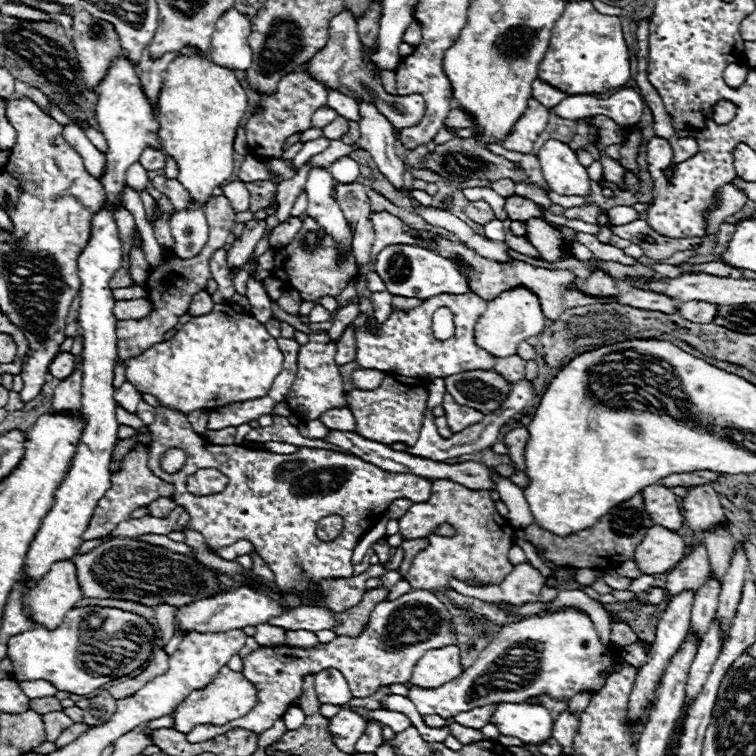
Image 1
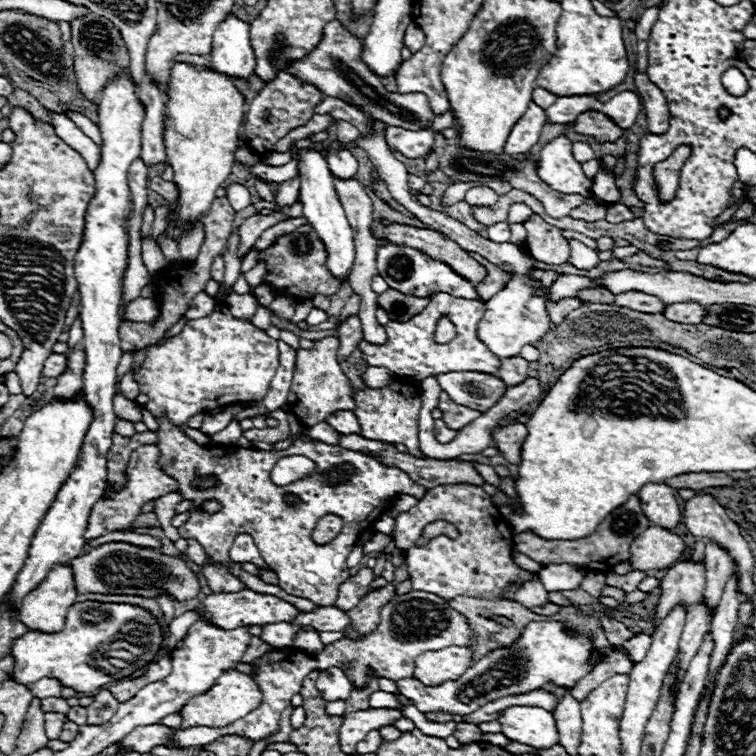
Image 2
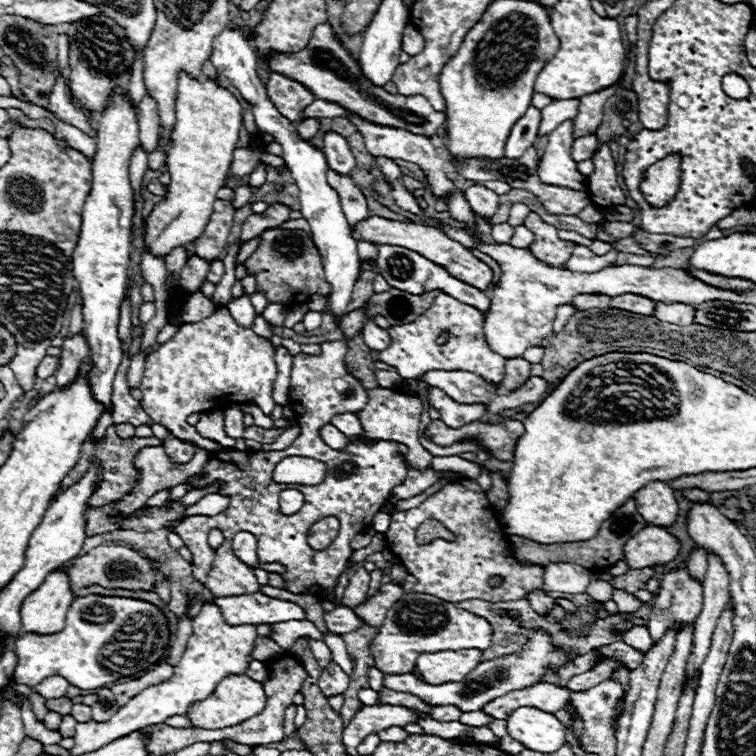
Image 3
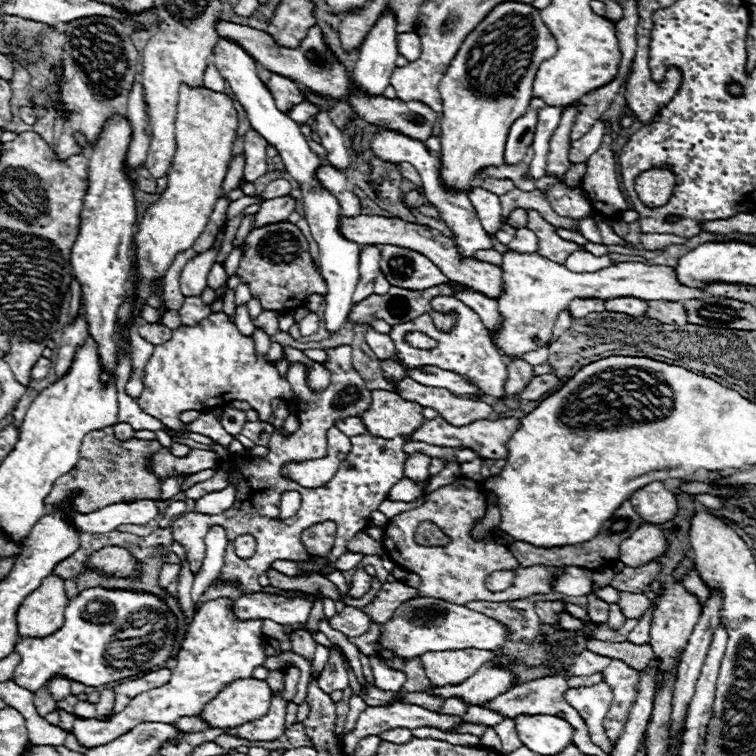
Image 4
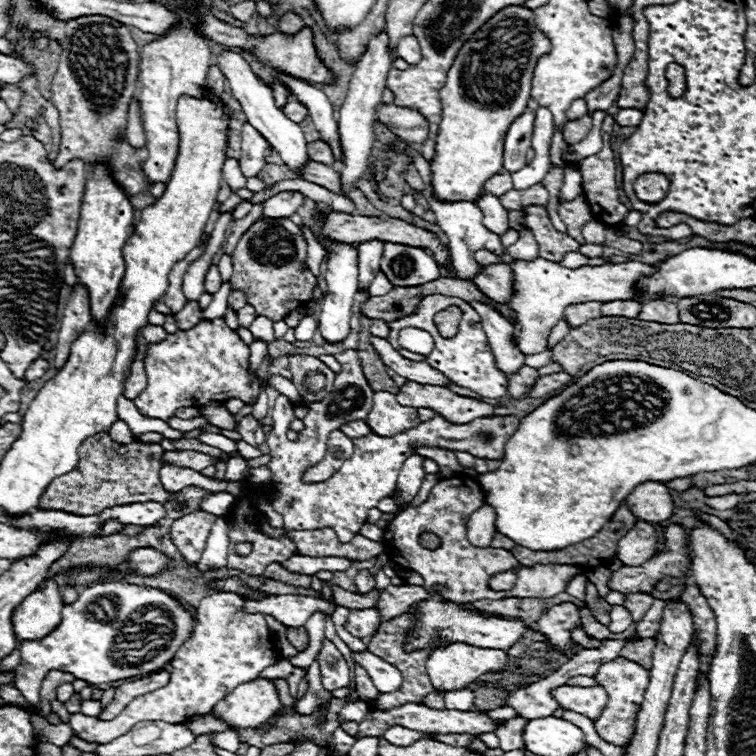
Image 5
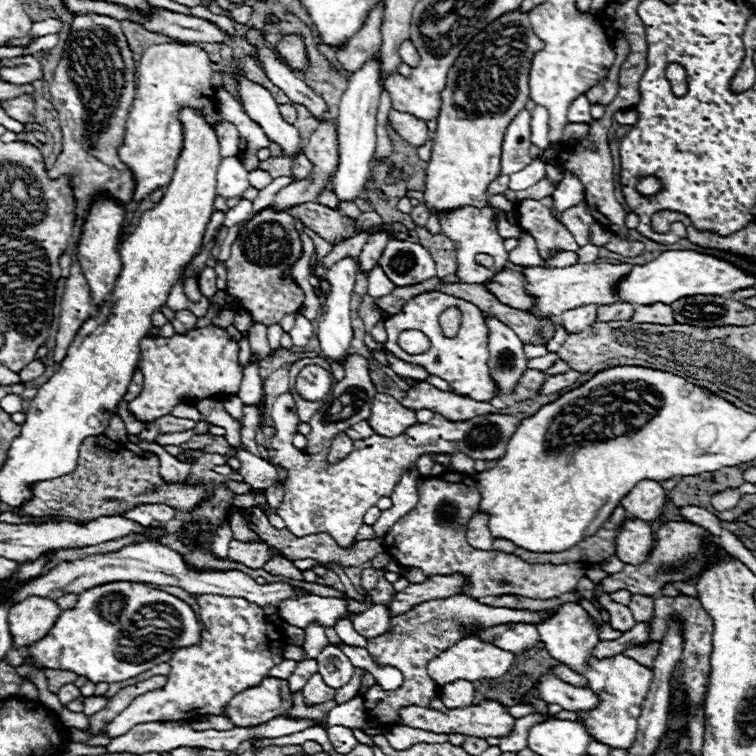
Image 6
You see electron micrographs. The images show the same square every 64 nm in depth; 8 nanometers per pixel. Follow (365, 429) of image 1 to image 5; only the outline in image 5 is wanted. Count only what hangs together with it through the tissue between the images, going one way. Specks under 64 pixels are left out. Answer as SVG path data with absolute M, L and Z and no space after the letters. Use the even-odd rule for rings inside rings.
M374 392L374 406L366 416L366 424L378 436L396 436L420 424L418 408L398 404L396 396L390 392ZM410 456L410 460L404 462L398 478L398 488L402 492L402 498L396 498L396 502L410 502L418 494L420 484L426 476L422 464L424 464L422 456Z

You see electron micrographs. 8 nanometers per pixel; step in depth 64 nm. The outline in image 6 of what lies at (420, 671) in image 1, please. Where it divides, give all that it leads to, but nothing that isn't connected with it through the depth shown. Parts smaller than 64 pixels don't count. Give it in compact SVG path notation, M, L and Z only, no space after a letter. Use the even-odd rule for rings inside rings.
M464 638L460 640L458 644L450 646L448 650L440 652L434 660L428 662L428 674L434 678L434 682L442 688L446 684L452 684L456 680L468 680L468 682L474 682L474 680L480 680L480 678L498 678L502 676L504 672L508 672L508 668L512 666L514 662L514 654L506 652L506 650L500 650L492 644L486 644L486 642L480 642L478 638Z

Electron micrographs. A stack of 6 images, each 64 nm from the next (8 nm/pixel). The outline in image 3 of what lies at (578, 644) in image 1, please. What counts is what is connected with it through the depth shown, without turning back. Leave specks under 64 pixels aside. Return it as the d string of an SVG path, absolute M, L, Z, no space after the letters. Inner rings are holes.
M538 628L538 630L532 630L528 634L528 642L526 642L526 646L522 648L520 654L510 654L506 658L484 660L458 684L428 686L422 680L418 680L416 676L406 674L406 676L386 676L386 688L396 690L396 692L414 694L422 702L426 702L428 706L456 706L462 712L474 712L474 710L480 710L484 704L488 704L490 700L494 700L498 696L504 696L512 690L522 690L522 688L528 688L528 686L540 682L548 670L558 672L558 668L568 664L568 662L572 662L572 654L568 654L566 650L556 648L552 644L552 638L548 636L548 632Z

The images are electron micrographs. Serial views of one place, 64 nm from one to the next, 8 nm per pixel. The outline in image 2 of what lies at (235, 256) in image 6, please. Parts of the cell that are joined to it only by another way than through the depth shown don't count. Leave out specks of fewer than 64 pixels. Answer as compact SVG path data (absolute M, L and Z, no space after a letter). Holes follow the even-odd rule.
M304 224L296 232L278 238L270 248L262 250L260 258L266 260L268 268L264 282L270 282L278 290L278 296L290 294L300 300L312 300L316 294L332 296L342 288L342 280L334 278L326 268L326 246L310 224Z

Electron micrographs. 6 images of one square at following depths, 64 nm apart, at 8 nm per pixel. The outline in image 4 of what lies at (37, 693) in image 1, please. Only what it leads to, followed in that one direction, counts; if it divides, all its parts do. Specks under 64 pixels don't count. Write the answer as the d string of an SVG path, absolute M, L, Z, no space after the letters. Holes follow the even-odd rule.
M52 678L48 682L48 692L52 694L52 698L66 698L70 694L70 680L66 678Z

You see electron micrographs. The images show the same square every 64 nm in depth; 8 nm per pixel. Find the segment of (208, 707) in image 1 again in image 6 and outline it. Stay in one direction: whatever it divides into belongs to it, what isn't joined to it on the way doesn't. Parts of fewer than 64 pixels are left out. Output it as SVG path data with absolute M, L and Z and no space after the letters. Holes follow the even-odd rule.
M266 678L258 686L246 688L240 694L236 694L226 704L226 718L230 718L234 726L258 726L258 724L268 722L270 718L280 716L290 706L292 706L292 694L288 690L288 682L286 680L278 680L278 678Z

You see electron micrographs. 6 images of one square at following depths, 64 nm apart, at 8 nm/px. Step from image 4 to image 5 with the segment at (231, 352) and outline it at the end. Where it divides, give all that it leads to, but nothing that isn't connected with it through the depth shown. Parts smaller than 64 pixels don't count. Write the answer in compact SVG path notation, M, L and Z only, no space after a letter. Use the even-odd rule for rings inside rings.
M214 318L214 320L202 320L190 330L178 330L168 336L168 340L162 340L158 344L150 344L148 356L144 360L146 368L146 378L148 386L144 392L134 400L136 408L140 414L148 418L160 418L160 420L170 420L178 408L200 408L210 402L226 402L230 398L240 398L246 404L256 404L258 394L262 390L262 380L256 374L248 372L248 358L250 358L250 346L246 346L236 330L228 328L224 318ZM270 376L268 384L270 384L272 388L276 388L280 394L284 394L290 402L296 404L296 402L300 400L300 394L298 394L296 386L294 386L290 380L286 380L286 378L282 378L282 376Z

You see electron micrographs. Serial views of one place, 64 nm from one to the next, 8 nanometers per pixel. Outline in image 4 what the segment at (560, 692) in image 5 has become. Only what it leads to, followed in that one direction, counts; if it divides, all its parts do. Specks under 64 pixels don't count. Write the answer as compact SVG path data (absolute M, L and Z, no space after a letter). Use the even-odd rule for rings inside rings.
M606 682L588 688L568 688L566 700L584 718L592 744L596 744L606 754L612 754L614 742L608 740L604 730L604 720L612 704L612 688Z

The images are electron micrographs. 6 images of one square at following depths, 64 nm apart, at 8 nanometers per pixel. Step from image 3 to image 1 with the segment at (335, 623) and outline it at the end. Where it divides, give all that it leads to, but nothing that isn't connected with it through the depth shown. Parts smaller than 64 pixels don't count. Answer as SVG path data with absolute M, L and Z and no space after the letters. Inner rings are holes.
M298 606L294 610L286 610L284 614L270 618L268 624L272 626L280 626L284 630L324 630L324 628L332 628L334 622L334 612L330 610L322 610L322 608L310 608L310 606Z

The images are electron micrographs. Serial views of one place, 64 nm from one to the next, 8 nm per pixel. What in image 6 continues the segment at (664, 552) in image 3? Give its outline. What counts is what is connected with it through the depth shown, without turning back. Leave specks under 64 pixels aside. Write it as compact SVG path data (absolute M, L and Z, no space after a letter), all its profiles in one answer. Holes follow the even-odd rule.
M628 520L616 538L616 556L624 564L642 564L652 552L654 532L648 522Z

